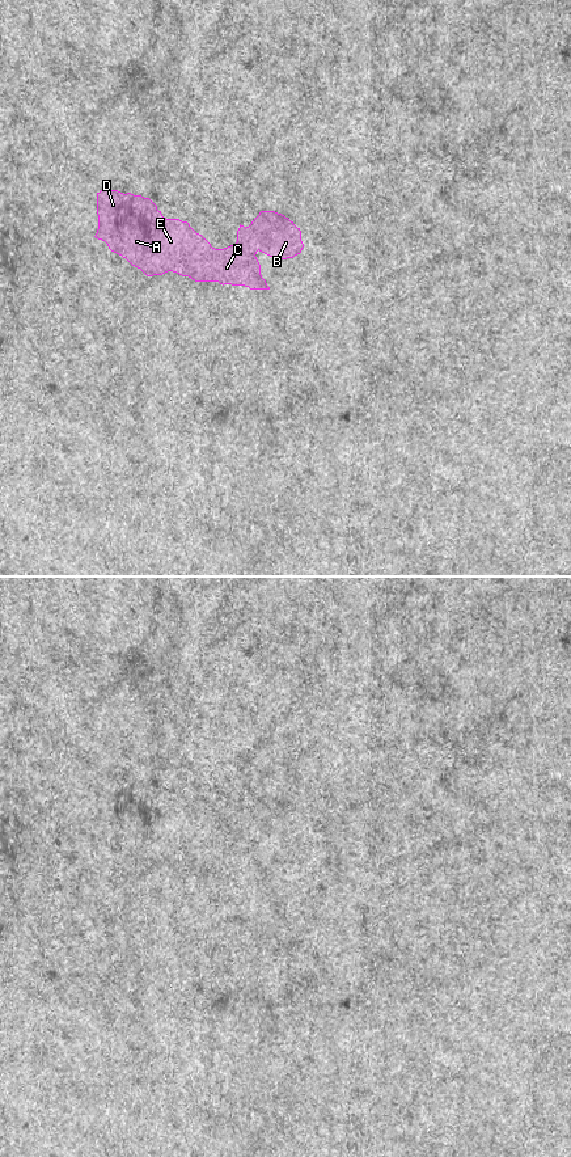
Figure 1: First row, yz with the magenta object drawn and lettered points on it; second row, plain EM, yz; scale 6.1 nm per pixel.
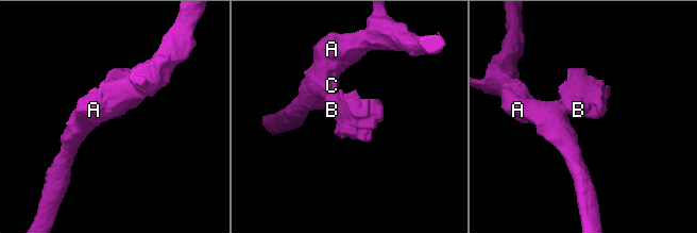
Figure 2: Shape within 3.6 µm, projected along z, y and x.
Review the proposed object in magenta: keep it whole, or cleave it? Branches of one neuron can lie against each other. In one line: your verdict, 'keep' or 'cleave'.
cleave

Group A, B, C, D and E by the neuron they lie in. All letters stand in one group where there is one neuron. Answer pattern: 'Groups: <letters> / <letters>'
Groups: A C D E / B.

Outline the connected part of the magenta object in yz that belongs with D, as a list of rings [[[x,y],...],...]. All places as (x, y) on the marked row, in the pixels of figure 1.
[[[109,189],[97,193],[97,215],[98,229],[94,237],[105,241],[111,252],[126,258],[147,276],[173,271],[195,282],[219,282],[223,286],[270,290],[261,275],[261,265],[255,257],[258,249],[241,224],[234,245],[215,249],[187,221],[164,218],[149,198]]]

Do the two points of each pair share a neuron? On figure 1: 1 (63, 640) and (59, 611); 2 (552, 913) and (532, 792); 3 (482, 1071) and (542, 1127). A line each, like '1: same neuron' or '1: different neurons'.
1: different neurons
2: different neurons
3: same neuron

